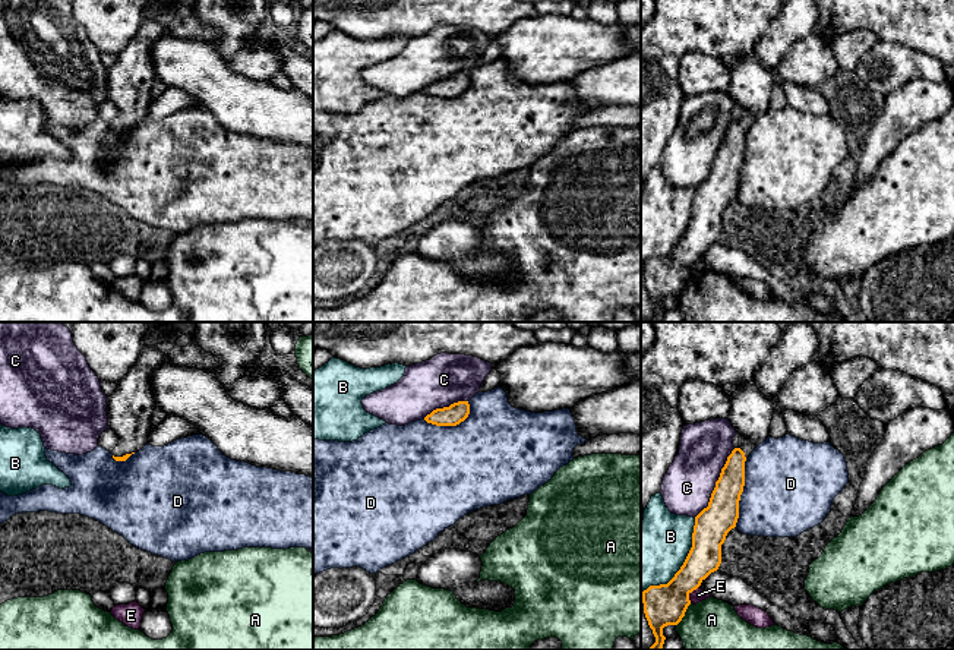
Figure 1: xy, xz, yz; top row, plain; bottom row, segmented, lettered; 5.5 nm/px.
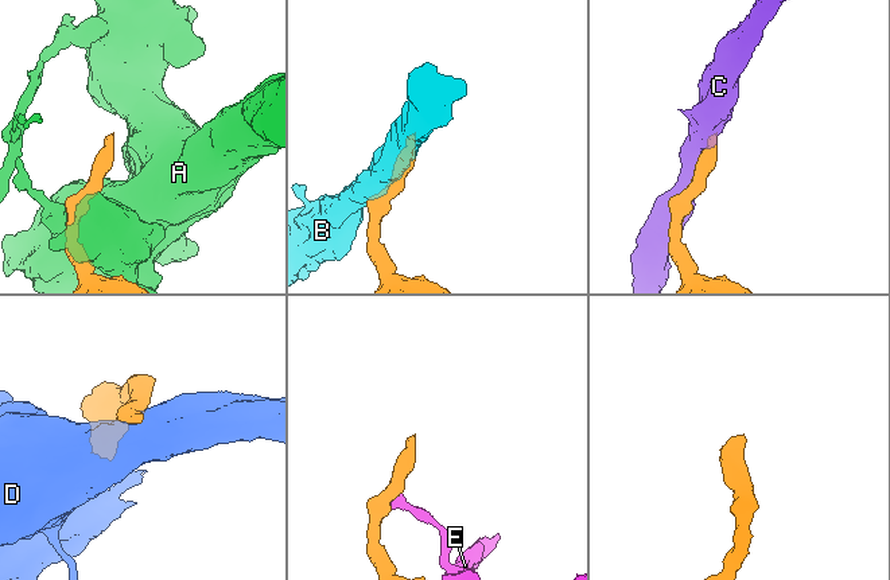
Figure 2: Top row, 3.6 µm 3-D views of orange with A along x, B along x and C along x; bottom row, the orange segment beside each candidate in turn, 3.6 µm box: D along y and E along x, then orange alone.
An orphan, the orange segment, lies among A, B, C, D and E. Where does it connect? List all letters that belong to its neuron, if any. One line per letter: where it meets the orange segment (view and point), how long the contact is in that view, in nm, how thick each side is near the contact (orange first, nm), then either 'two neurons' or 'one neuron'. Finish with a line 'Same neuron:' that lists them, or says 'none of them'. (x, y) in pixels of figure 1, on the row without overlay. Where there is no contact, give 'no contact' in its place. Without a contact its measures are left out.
A: yz (684, 287) | 150 nm | 220/380 nm | two neurons
B: yz (684, 234) | 500 nm | 220/340 nm | two neurons
C: yz (716, 155) | 440 nm | 190/280 nm | two neurons
D: yz (742, 163) | 380 nm | 190/480 nm | two neurons
E: yz (688, 267) | 110 nm | 220/70 nm | two neurons
Same neuron: none of them

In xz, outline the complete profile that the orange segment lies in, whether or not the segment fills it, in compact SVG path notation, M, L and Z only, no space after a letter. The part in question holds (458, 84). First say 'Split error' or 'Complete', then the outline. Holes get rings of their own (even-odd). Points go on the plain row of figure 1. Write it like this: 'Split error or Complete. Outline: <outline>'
Complete. Outline: M458 73L449 79L436 81L424 89L427 95L436 98L457 98L464 94L470 86L468 73Z

